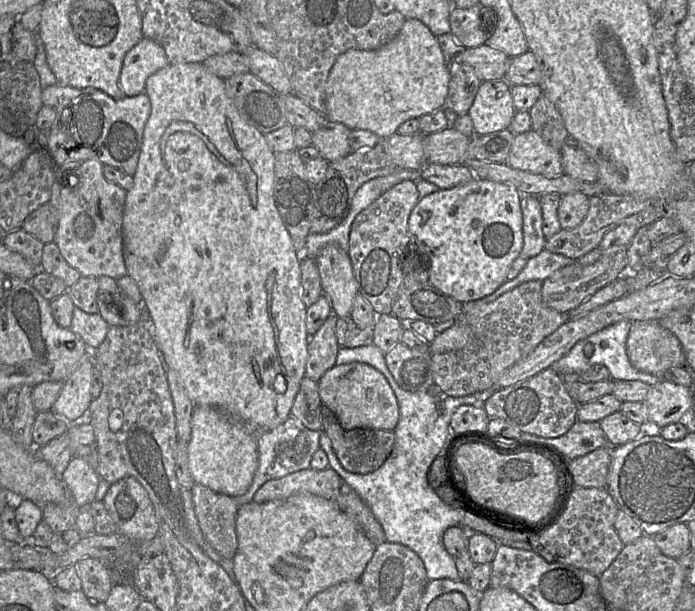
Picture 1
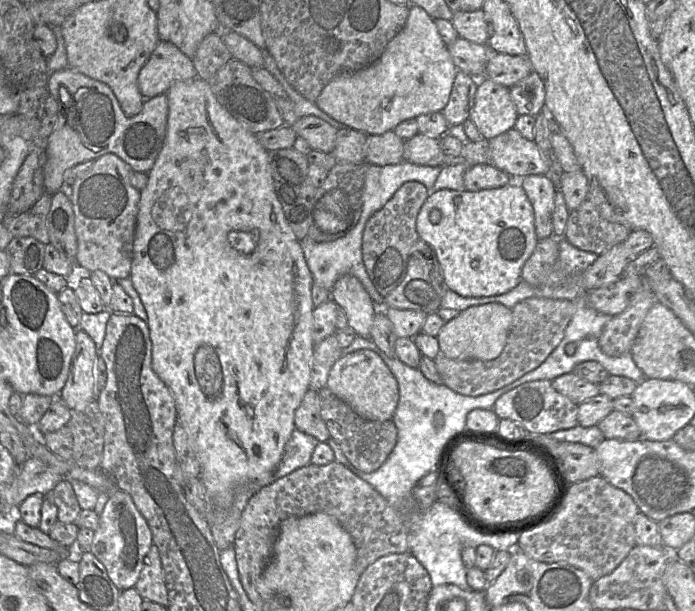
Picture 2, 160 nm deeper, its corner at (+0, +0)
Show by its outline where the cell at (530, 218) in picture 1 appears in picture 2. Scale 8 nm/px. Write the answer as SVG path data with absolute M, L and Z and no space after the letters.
M546 174L528 175L518 183L533 207L537 239L550 237L553 234L554 197L559 187Z

